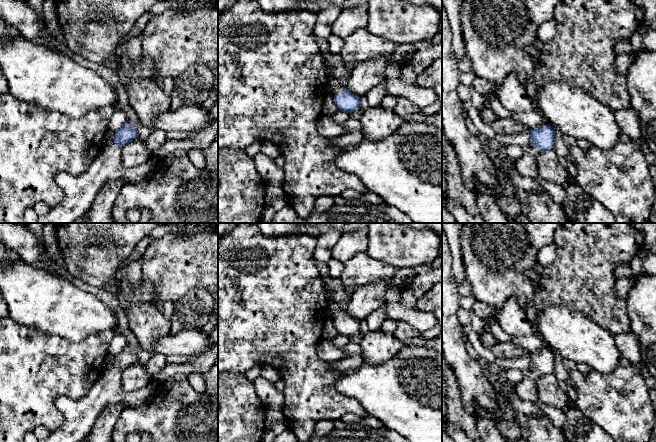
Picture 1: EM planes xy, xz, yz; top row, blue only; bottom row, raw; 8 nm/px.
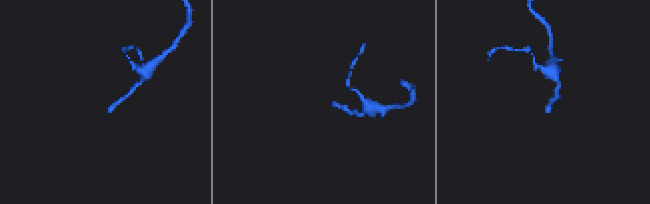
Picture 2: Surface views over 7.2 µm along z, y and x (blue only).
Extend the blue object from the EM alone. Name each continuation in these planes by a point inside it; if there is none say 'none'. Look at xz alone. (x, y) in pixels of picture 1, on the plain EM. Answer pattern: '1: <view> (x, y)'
1: xz (334, 310)

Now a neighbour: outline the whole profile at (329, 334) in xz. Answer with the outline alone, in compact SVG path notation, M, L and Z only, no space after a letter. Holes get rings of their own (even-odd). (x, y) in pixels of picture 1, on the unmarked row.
M327 318L323 327L322 339L333 340L340 333L337 331L334 321Z

